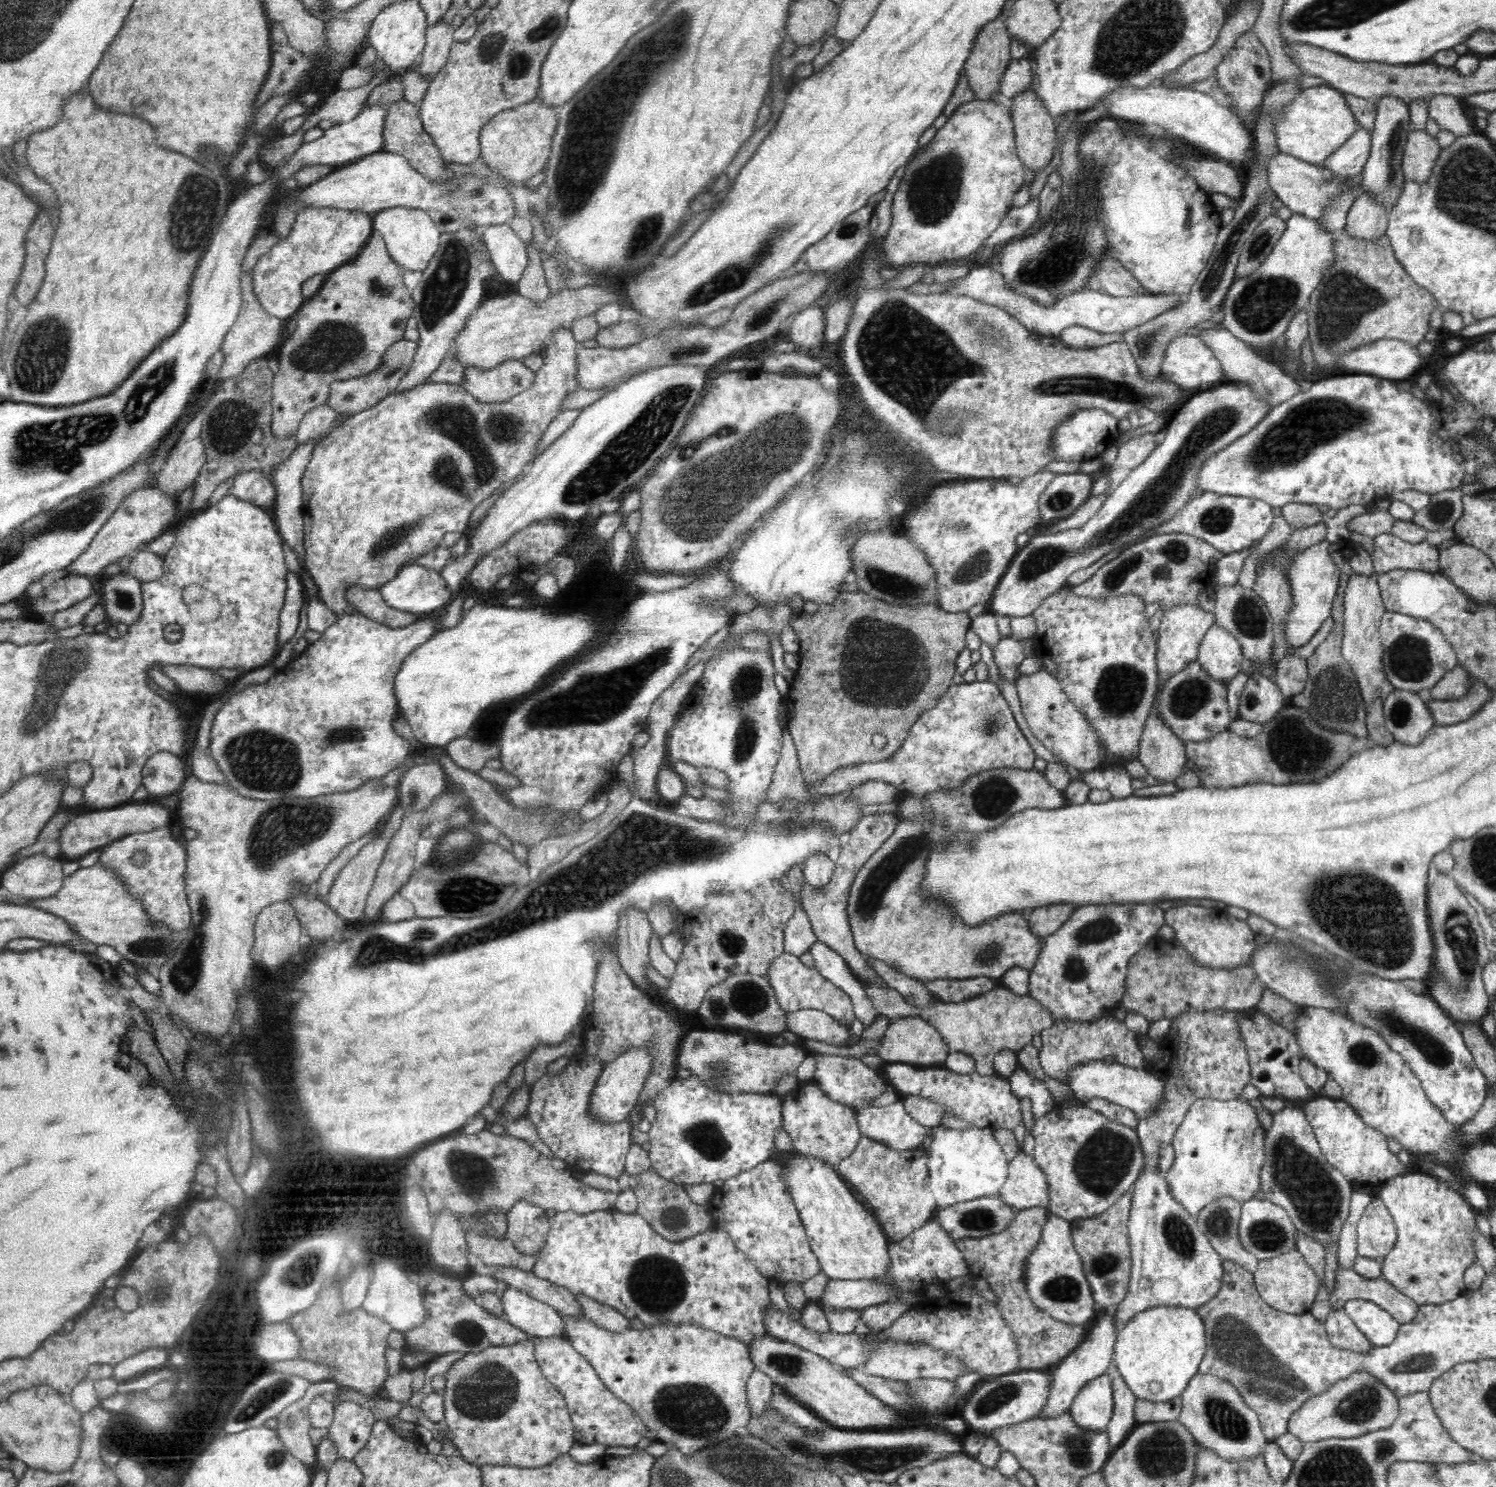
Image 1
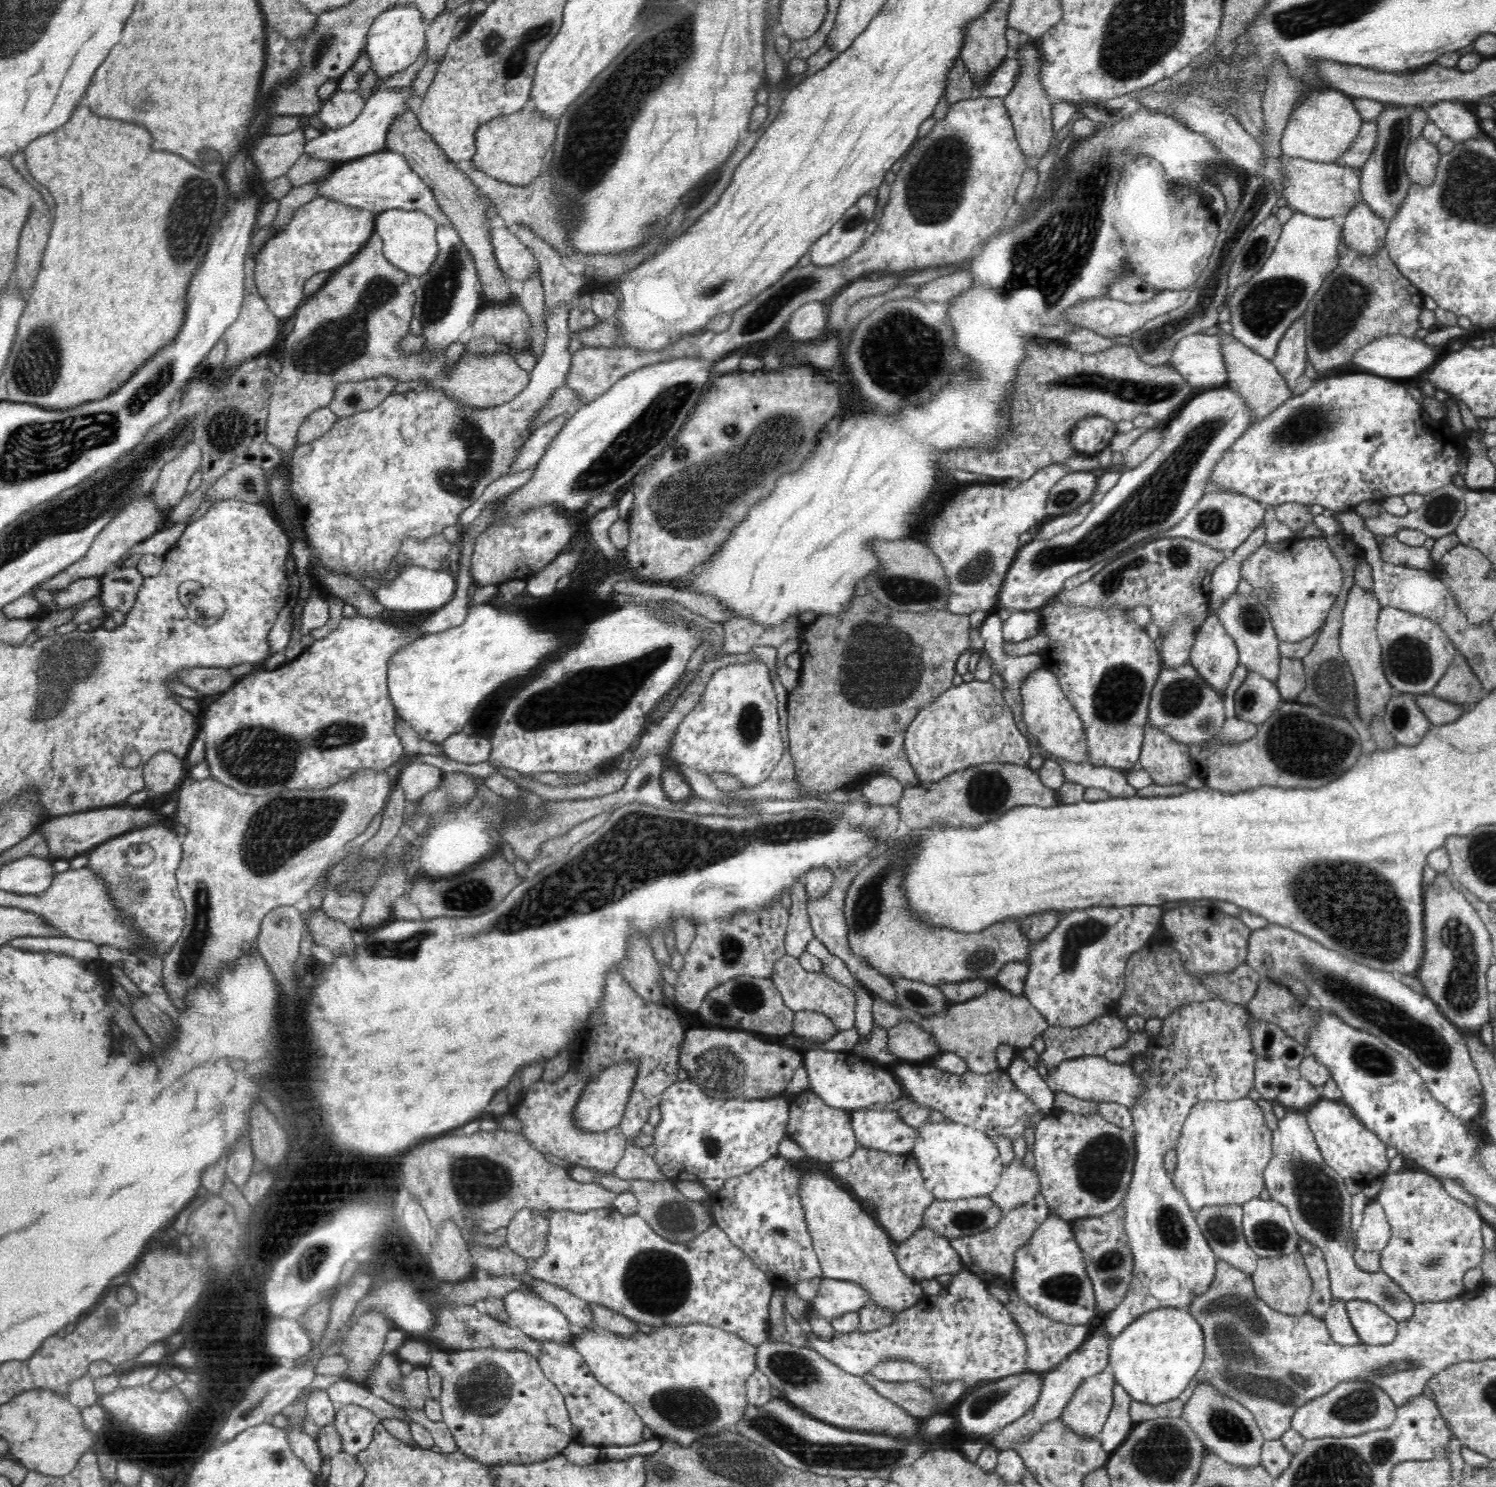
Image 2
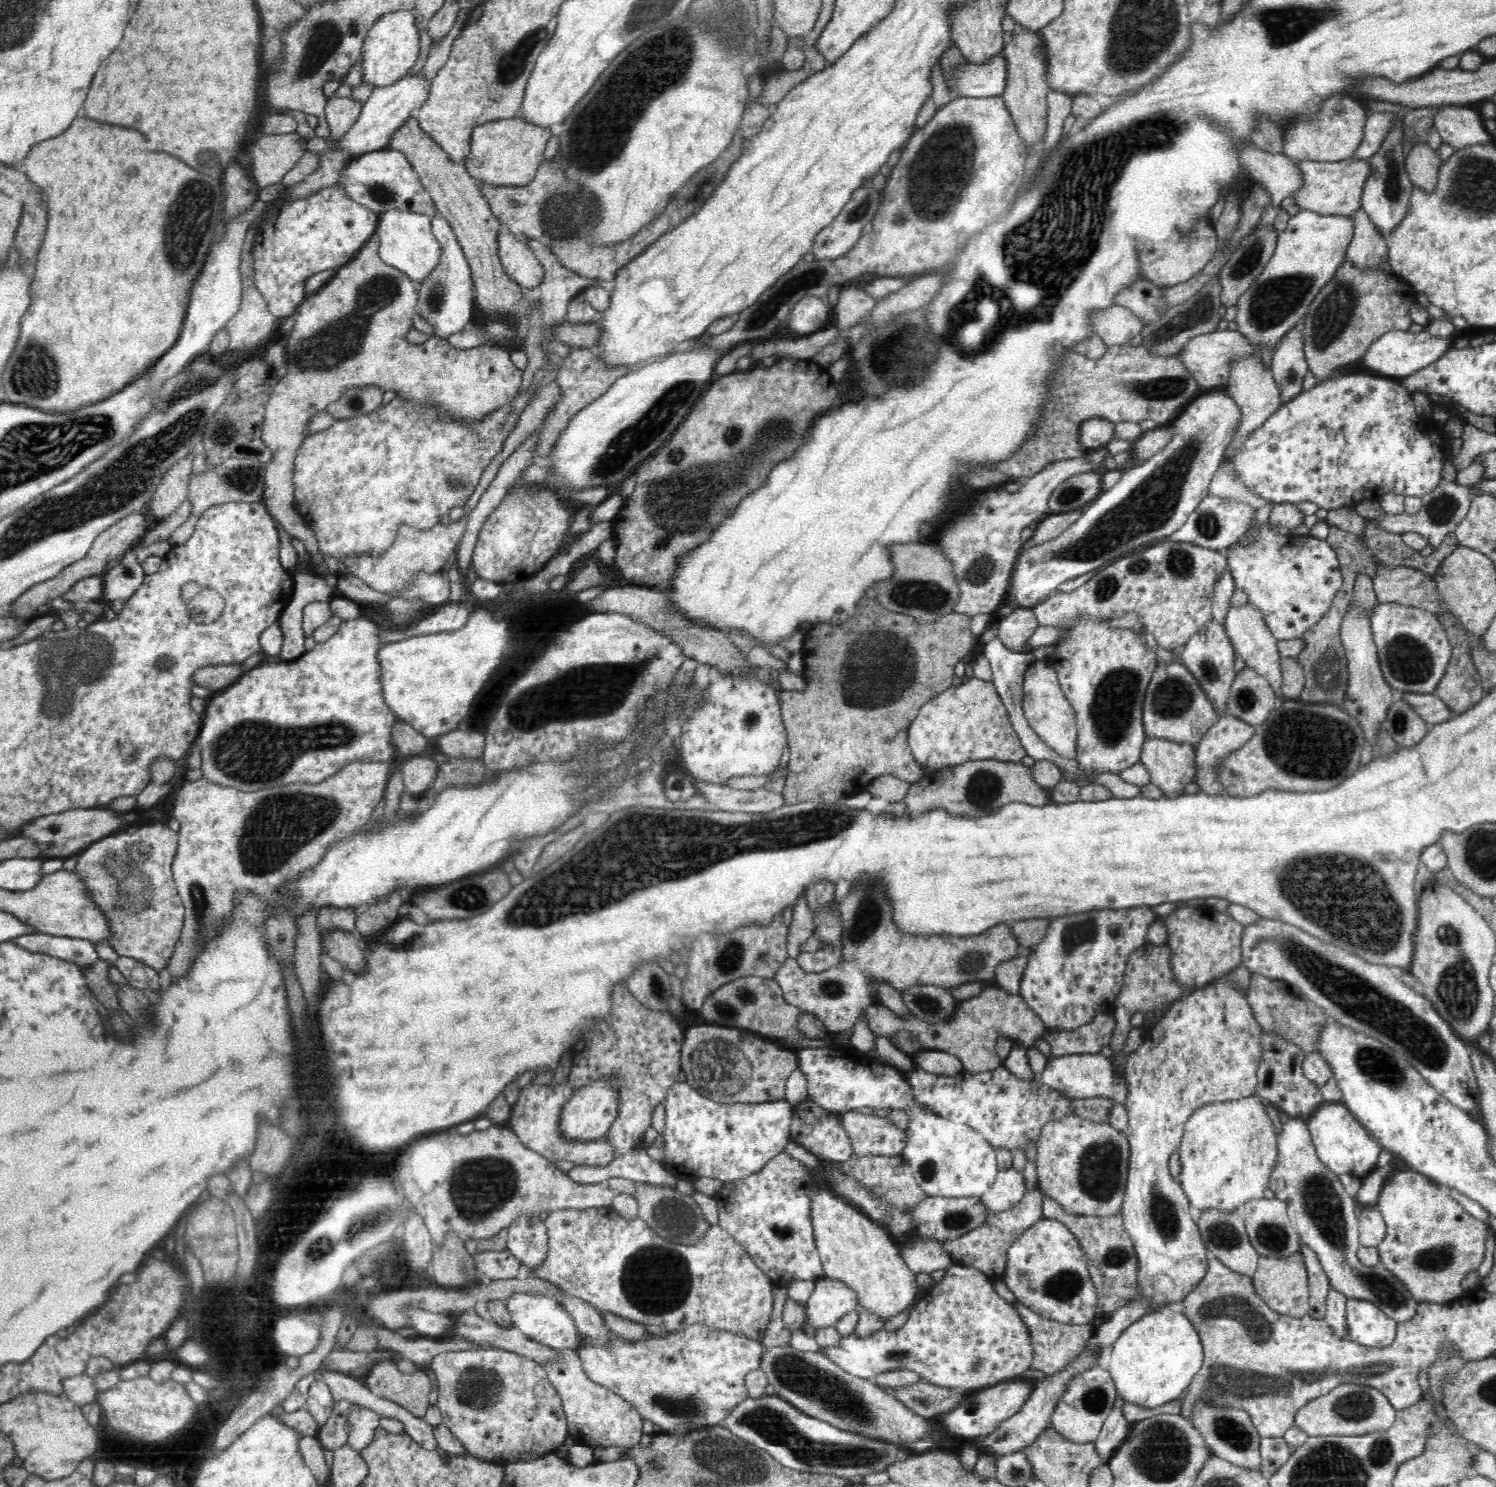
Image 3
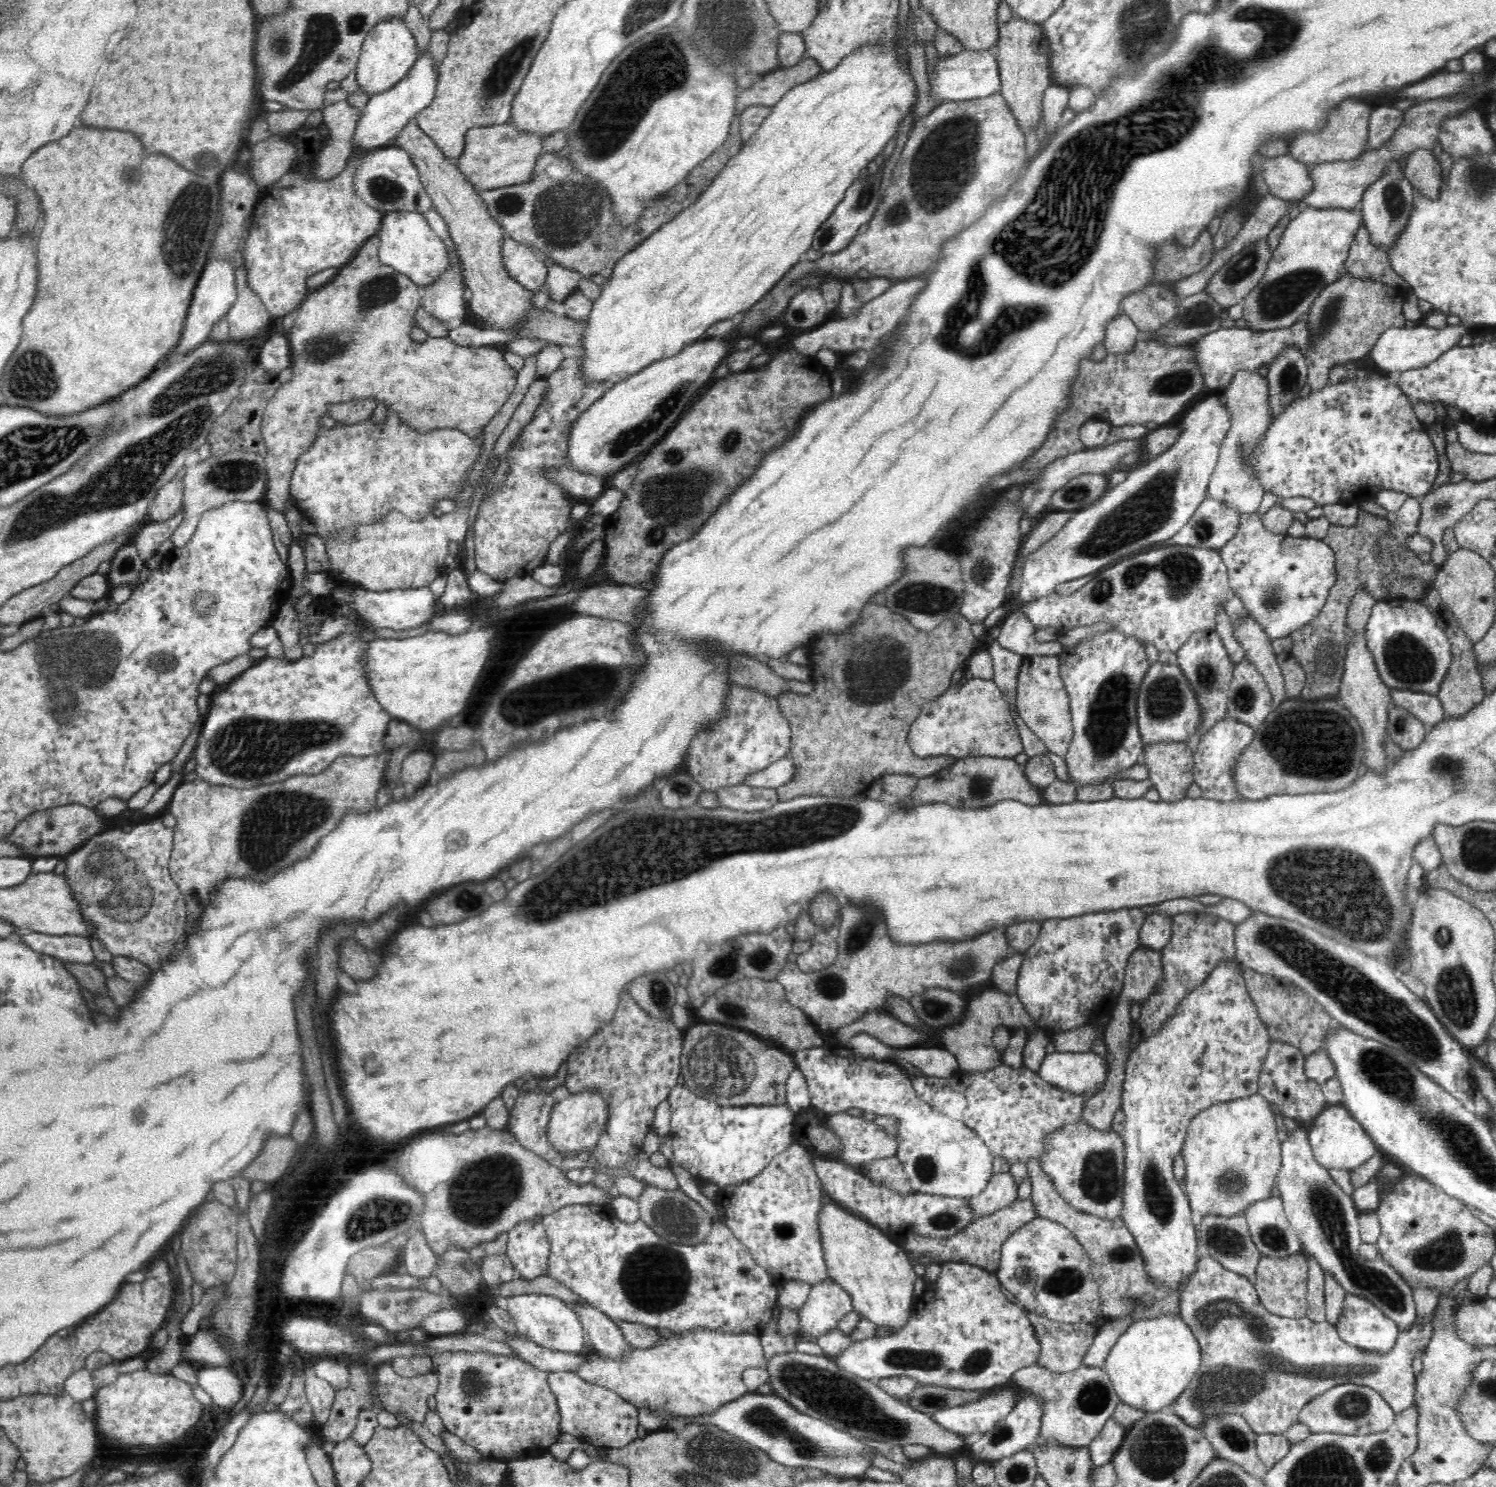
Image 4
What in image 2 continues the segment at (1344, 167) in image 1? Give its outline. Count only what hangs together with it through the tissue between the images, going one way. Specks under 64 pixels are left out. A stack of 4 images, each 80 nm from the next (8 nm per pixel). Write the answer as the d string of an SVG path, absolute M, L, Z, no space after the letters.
M1377 119L1363 121L1358 138L1350 144L1350 148L1344 154L1340 154L1340 158L1336 160L1336 165L1361 169L1370 158L1374 146L1376 146L1376 140L1378 140Z

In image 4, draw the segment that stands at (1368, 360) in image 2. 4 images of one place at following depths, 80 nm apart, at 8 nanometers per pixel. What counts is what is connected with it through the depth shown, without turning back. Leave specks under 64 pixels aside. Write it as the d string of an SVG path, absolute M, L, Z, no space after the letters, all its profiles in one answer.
M1424 322L1416 324L1414 327L1392 327L1385 330L1374 344L1374 348L1369 352L1370 360L1376 364L1376 368L1381 375L1389 372L1404 372L1422 368L1434 362L1447 350L1458 346L1460 338L1469 333L1471 326L1462 322L1457 325L1447 325L1444 328L1431 328Z

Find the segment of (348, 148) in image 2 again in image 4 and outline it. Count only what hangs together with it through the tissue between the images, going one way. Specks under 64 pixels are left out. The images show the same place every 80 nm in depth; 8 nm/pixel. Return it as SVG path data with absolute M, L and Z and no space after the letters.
M430 52L419 54L416 62L408 74L398 81L390 90L370 96L363 109L361 117L357 120L356 130L352 136L353 145L364 150L373 150L391 145L392 141L402 132L402 129L422 112L434 100L438 73Z

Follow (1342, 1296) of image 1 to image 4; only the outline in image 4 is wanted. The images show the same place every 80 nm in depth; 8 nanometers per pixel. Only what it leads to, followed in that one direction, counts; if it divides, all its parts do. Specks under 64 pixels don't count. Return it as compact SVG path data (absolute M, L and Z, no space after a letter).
M1298 1127L1292 1134L1288 1132L1286 1142L1281 1143L1281 1168L1276 1176L1275 1194L1282 1199L1283 1209L1292 1230L1296 1231L1301 1240L1303 1252L1310 1254L1342 1285L1347 1294L1366 1298L1374 1303L1388 1318L1398 1324L1400 1330L1408 1330L1417 1320L1417 1310L1413 1292L1408 1283L1400 1274L1388 1265L1380 1256L1374 1260L1366 1260L1360 1256L1359 1246L1361 1239L1359 1215L1355 1202L1334 1181L1328 1172L1328 1168L1318 1164L1309 1143L1309 1132L1303 1127Z

